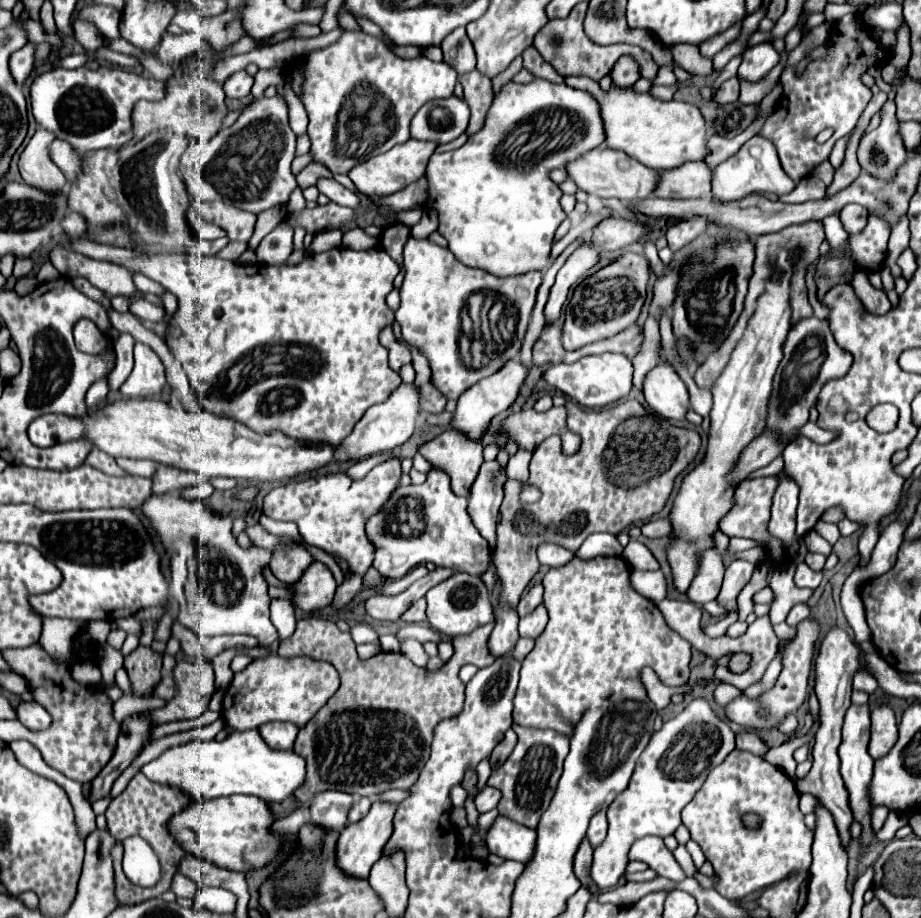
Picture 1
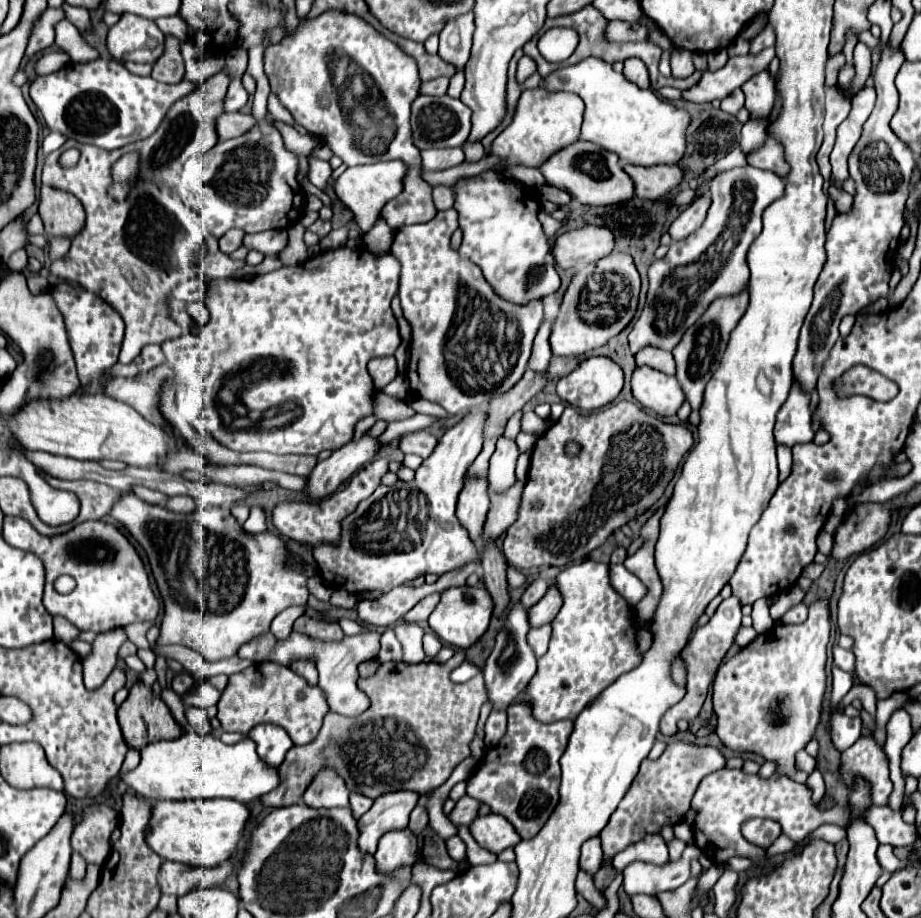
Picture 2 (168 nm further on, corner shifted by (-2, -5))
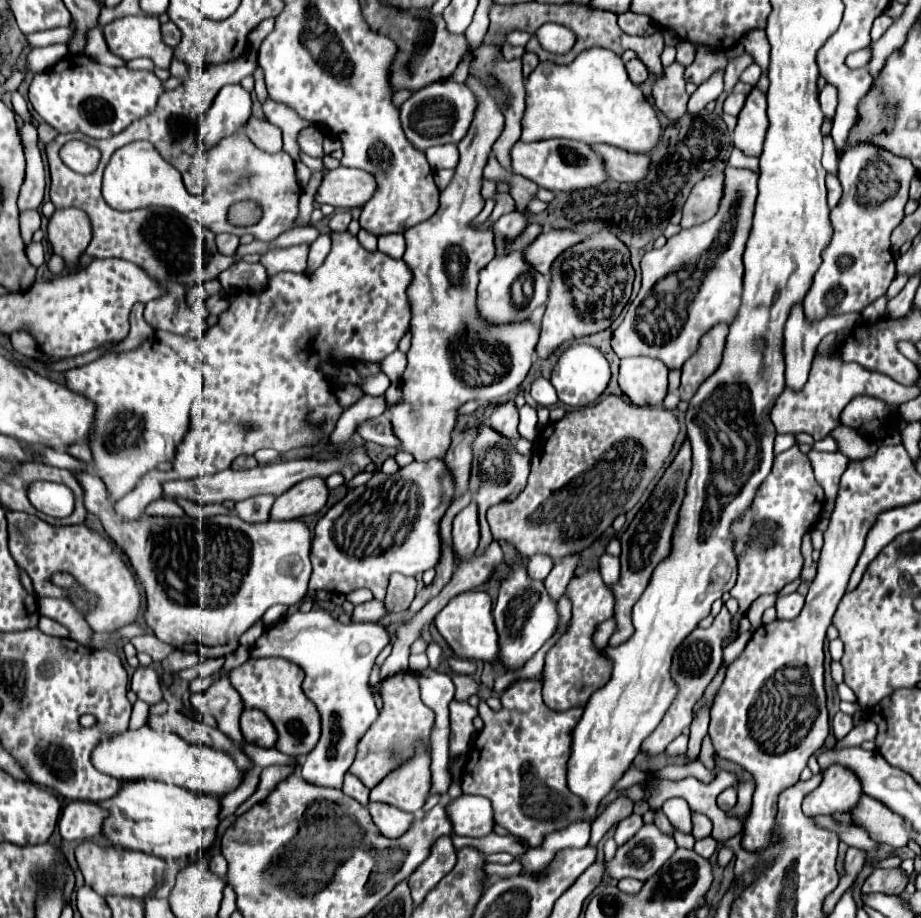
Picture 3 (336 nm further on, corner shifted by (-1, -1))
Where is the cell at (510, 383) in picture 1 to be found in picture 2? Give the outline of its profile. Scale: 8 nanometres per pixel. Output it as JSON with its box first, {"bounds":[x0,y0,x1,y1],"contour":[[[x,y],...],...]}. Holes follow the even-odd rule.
{"bounds":[314,409,486,593],"contour":[[[470,409],[470,413],[452,429],[444,433],[444,437],[434,447],[432,455],[422,461],[416,469],[412,481],[396,481],[390,493],[390,487],[380,485],[370,497],[366,497],[354,513],[342,519],[342,539],[338,545],[314,545],[314,561],[322,579],[330,587],[340,587],[348,593],[368,593],[368,591],[382,591],[388,593],[390,589],[408,583],[420,575],[442,575],[452,571],[454,567],[462,567],[468,561],[478,557],[476,545],[470,543],[466,529],[456,519],[456,501],[464,487],[466,469],[472,465],[476,455],[482,451],[482,429],[486,425],[484,409]]]}

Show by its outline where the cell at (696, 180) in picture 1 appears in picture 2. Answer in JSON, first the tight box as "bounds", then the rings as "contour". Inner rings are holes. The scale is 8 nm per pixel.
{"bounds":[624,165,682,199],"contour":[[[626,165],[624,169],[634,181],[634,193],[640,199],[658,199],[682,183],[682,169],[678,165]]]}

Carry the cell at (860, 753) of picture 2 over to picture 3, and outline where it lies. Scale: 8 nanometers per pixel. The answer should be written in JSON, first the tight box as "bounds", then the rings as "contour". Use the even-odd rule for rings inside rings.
{"bounds":[803,765,863,817],"contour":[[[831,765],[825,771],[821,785],[809,793],[803,801],[803,813],[809,817],[831,815],[835,811],[845,811],[859,803],[863,797],[863,787],[859,777],[845,765]]]}

